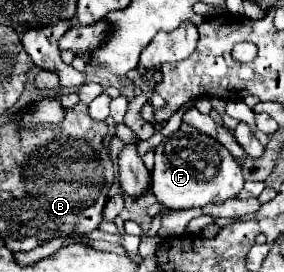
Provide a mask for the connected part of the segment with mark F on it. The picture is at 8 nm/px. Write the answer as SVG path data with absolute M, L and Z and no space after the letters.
M178 129L170 137L166 137L158 147L156 147L156 165L152 171L152 191L160 203L164 203L170 209L190 209L190 207L204 207L208 203L224 203L226 199L236 197L242 187L244 187L244 177L242 169L236 163L236 159L224 149L216 139L200 133L200 131L182 131Z

